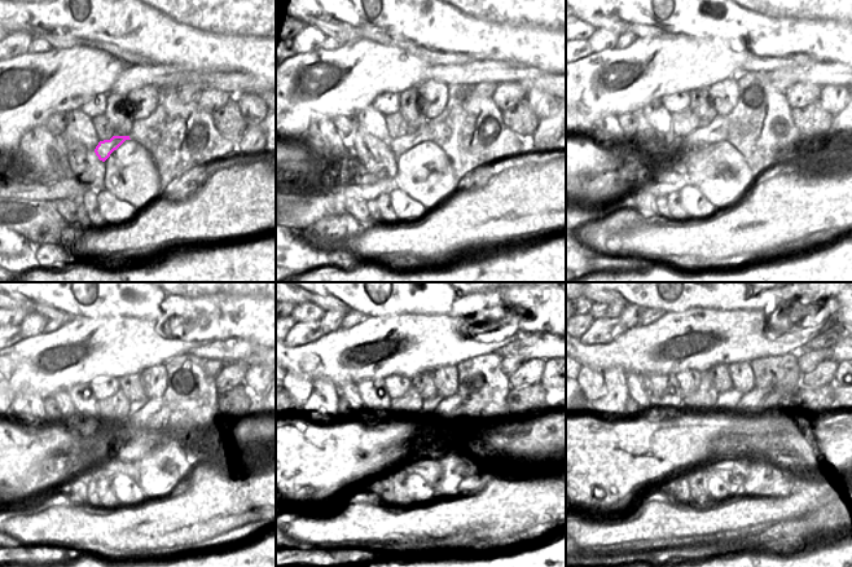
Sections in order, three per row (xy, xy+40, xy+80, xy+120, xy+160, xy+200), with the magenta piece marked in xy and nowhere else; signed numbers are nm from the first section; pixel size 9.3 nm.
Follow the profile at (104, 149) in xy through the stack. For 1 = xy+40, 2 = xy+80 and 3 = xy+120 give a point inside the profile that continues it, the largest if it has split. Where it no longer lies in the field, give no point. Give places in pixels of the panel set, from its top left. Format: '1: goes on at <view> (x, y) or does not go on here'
1: goes on at xy+40 (398, 146)
2: goes on at xy+80 (716, 131)
3: goes on at xy+120 (140, 413)

